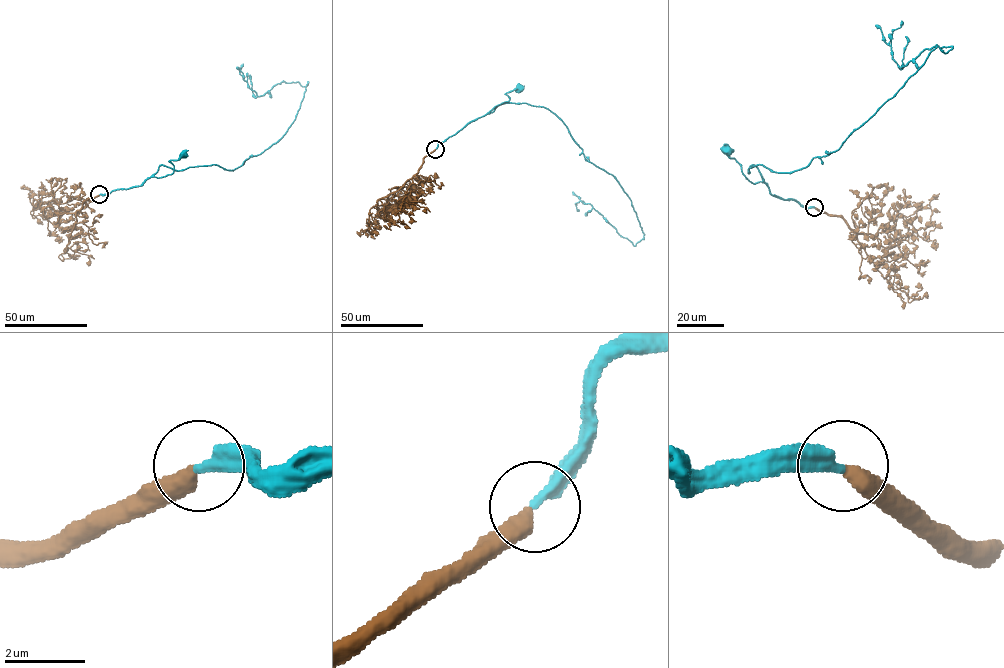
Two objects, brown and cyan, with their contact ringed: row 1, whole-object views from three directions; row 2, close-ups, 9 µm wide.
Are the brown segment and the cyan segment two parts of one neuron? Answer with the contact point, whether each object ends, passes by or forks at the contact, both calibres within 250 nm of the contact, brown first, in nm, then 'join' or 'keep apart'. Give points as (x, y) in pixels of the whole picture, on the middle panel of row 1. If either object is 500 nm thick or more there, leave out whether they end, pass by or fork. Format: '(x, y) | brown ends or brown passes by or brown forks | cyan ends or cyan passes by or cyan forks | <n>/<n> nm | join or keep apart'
(435, 149) | brown ends | cyan ends | 420/320 nm | keep apart

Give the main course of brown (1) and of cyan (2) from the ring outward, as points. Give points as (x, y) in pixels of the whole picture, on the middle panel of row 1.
1: (435, 149), (424, 158), (418, 171), (370, 209), (368, 224), (372, 231), (364, 230), (360, 237)
2: (435, 149), (439, 143), (507, 101), (510, 98), (506, 93), (519, 88)

